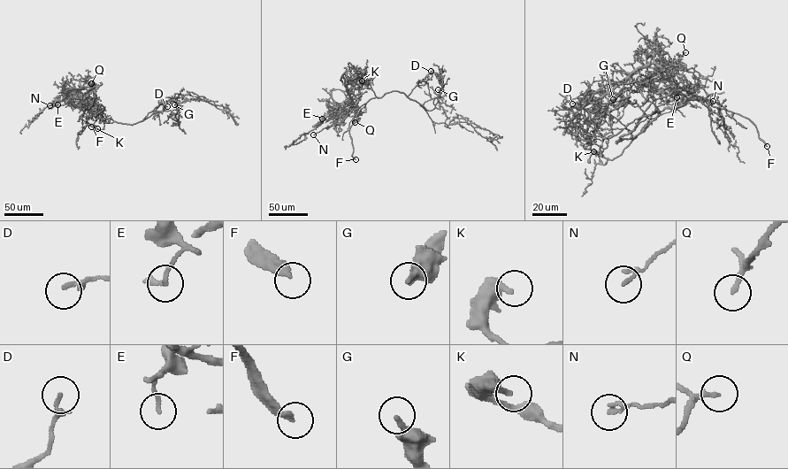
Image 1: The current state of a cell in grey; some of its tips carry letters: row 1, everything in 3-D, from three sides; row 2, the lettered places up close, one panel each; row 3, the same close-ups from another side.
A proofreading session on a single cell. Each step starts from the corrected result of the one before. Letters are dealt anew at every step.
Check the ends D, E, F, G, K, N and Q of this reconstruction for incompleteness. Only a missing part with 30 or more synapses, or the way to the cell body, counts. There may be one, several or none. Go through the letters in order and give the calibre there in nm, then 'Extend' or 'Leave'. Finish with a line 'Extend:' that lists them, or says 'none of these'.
D: Thickness 180 nm. Leave
E: Thickness 140 nm. Leave
F: Thickness 260 nm. Extend
G: Thickness 280 nm. Leave
K: Thickness 360 nm. Leave
N: Thickness 110 nm. Leave
Q: Thickness 150 nm. Extend
Extend: F, Q

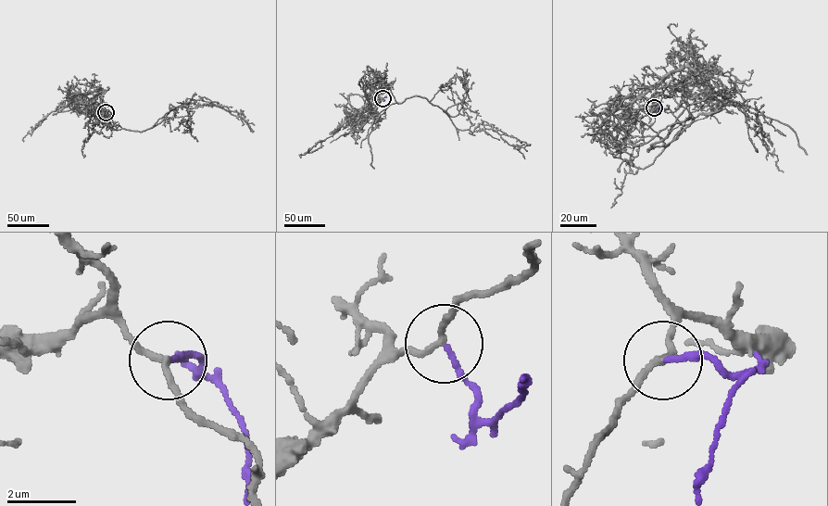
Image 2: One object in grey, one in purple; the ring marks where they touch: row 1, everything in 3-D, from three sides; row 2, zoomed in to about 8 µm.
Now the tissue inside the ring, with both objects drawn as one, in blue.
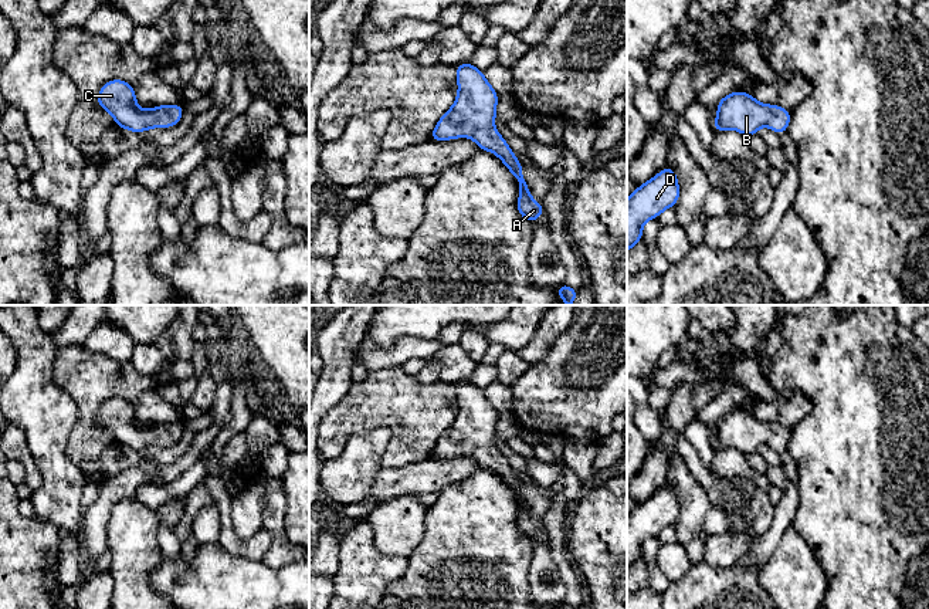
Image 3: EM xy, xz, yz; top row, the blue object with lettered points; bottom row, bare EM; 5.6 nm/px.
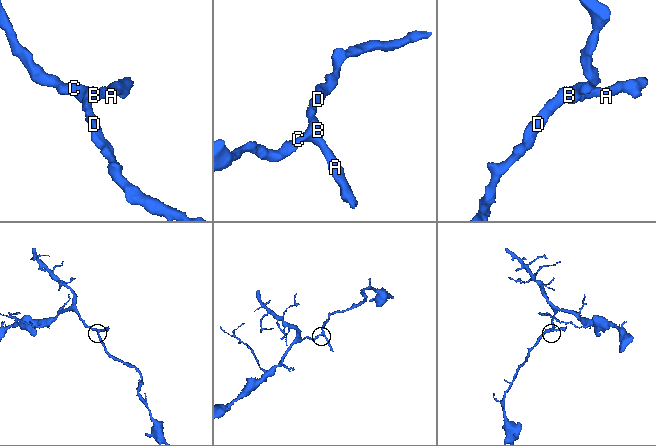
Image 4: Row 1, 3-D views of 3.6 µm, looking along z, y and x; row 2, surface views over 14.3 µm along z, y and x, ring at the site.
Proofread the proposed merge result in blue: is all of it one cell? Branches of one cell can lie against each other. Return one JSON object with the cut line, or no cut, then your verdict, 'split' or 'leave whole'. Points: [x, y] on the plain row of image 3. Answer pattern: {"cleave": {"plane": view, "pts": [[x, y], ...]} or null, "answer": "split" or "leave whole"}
{"cleave": null, "answer": "leave whole"}

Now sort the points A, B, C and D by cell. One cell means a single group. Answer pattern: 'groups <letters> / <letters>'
groups A B C D

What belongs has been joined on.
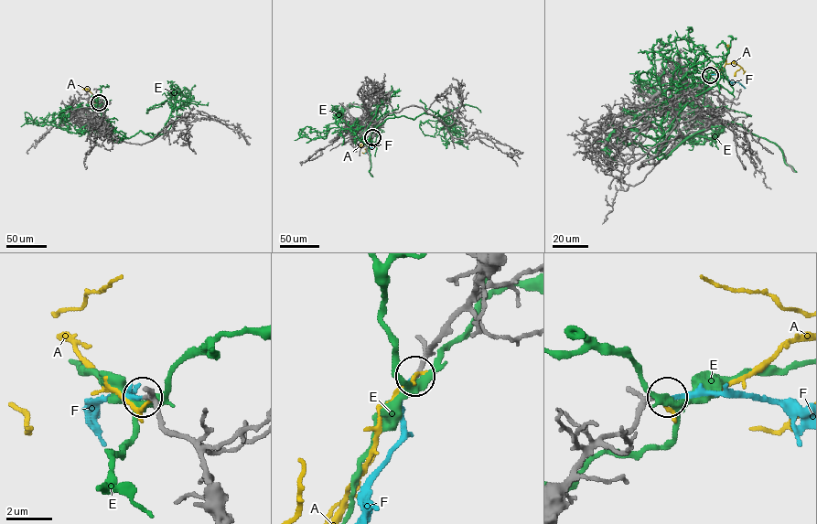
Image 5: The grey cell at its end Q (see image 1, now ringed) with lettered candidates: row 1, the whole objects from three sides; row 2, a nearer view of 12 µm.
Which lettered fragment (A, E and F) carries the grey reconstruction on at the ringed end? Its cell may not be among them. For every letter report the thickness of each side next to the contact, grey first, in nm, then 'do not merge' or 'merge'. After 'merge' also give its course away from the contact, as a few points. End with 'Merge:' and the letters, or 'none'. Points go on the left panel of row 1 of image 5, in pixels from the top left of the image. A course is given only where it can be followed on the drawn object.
A: 160 nm thick on the grey side, 90 nm on the other; do not merge
E: 160 nm thick on the grey side, 300 nm on the other; do not merge
F: 160 nm thick on the grey side, 170 nm on the other; merge
Merge: F

